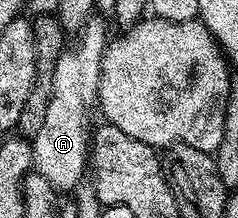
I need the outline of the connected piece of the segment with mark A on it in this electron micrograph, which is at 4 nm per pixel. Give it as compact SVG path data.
M90 17L84 22L75 36L76 44L73 47L71 44L62 57L58 57L46 121L36 138L31 140L35 174L46 177L50 185L65 193L79 188L85 182L90 167L92 107L94 111L100 94L100 58L110 42L110 34L104 28L103 21L96 18L100 17Z

